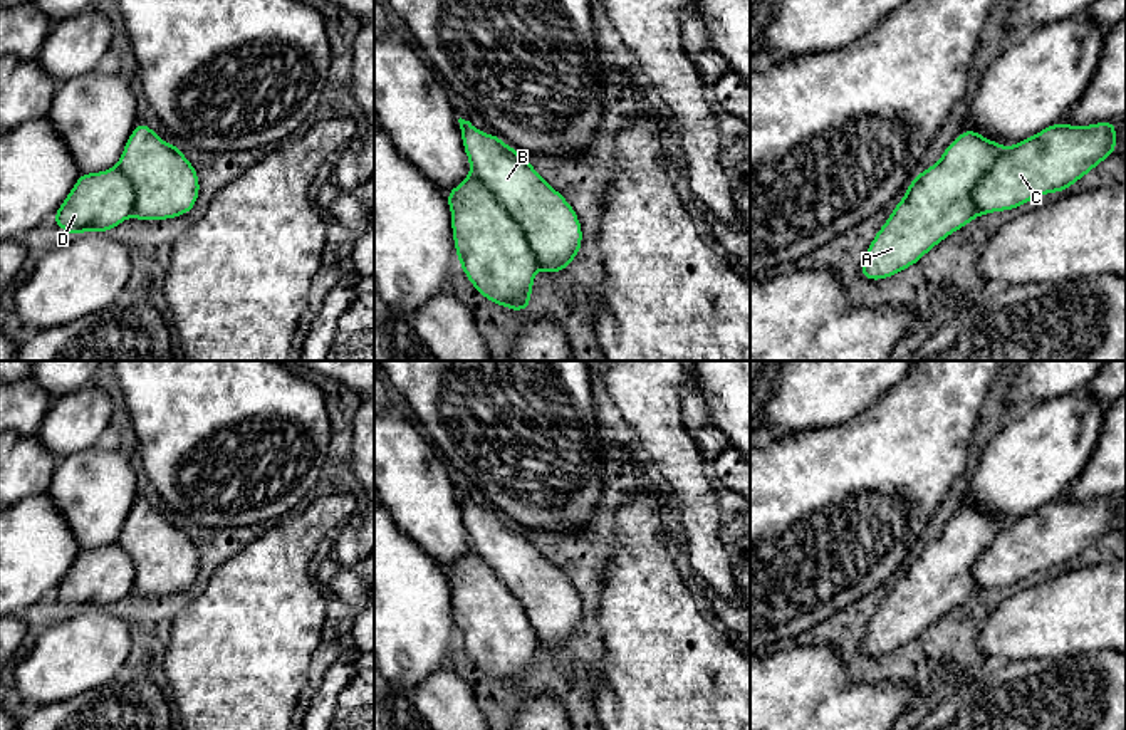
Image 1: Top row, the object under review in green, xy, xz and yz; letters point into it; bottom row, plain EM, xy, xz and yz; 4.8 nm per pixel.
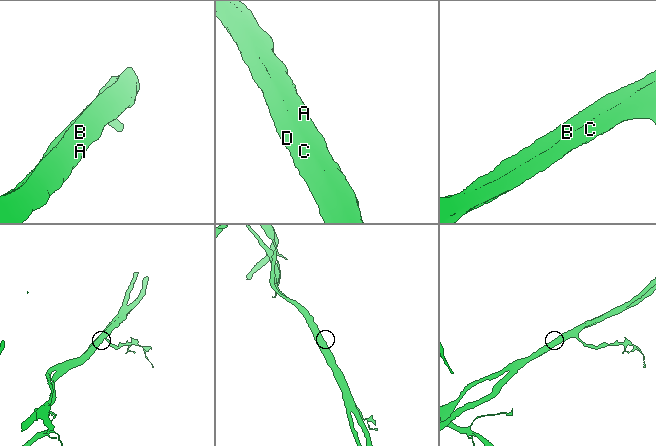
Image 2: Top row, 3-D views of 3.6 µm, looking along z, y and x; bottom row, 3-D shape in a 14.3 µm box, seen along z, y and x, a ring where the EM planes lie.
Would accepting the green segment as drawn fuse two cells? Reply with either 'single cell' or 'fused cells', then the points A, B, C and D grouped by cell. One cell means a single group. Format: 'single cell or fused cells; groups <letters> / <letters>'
fused cells; groups A B / C D

